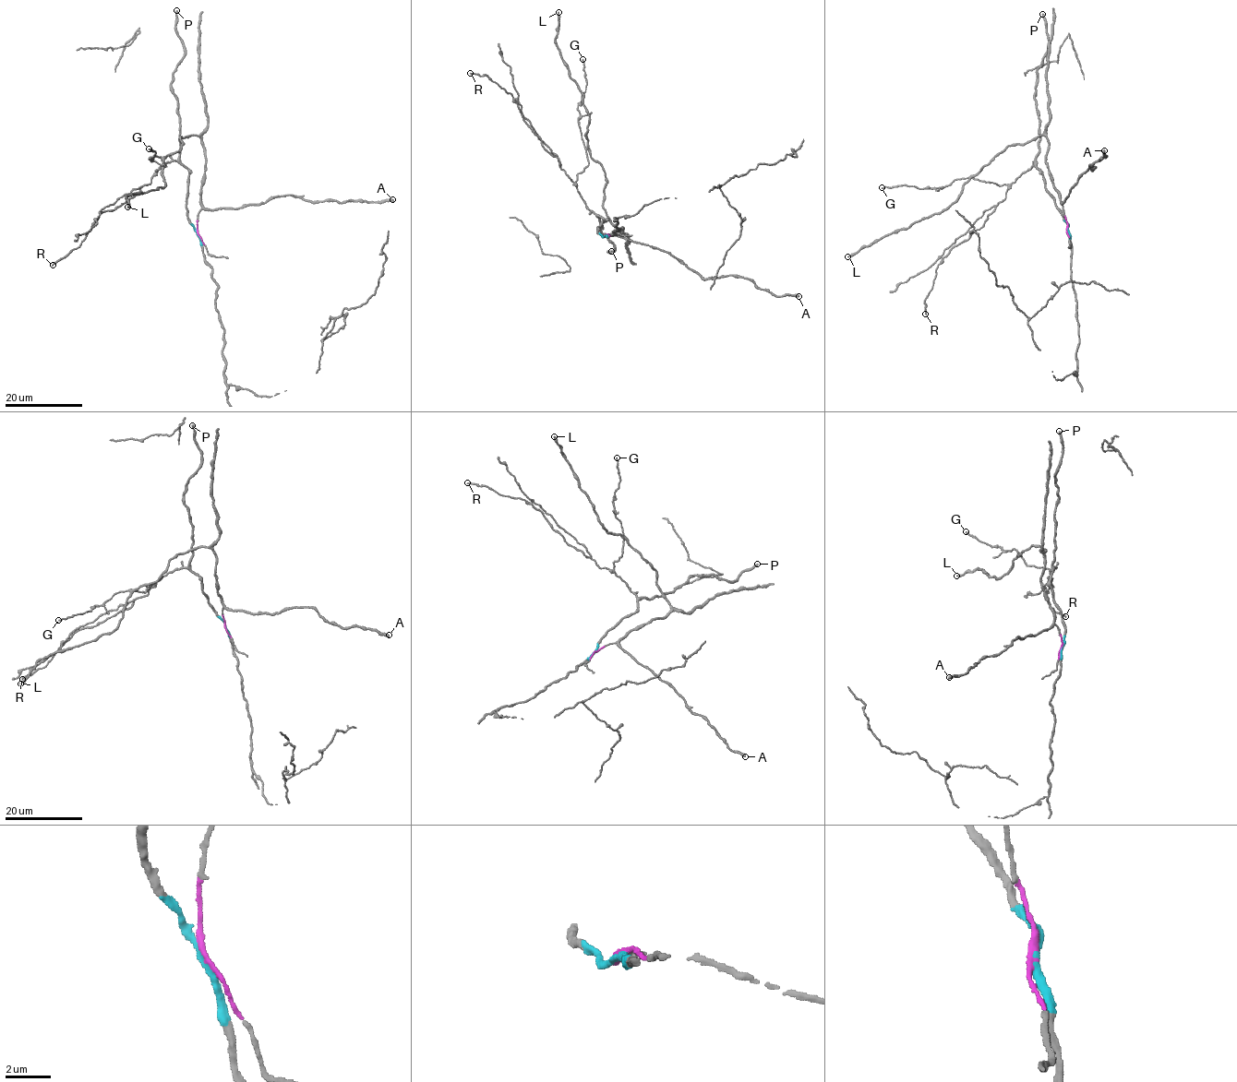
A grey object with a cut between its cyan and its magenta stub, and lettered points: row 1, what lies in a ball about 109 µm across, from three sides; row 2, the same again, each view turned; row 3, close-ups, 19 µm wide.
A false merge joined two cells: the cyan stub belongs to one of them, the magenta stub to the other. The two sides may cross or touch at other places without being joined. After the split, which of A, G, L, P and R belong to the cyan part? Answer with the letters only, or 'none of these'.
G, P, R

